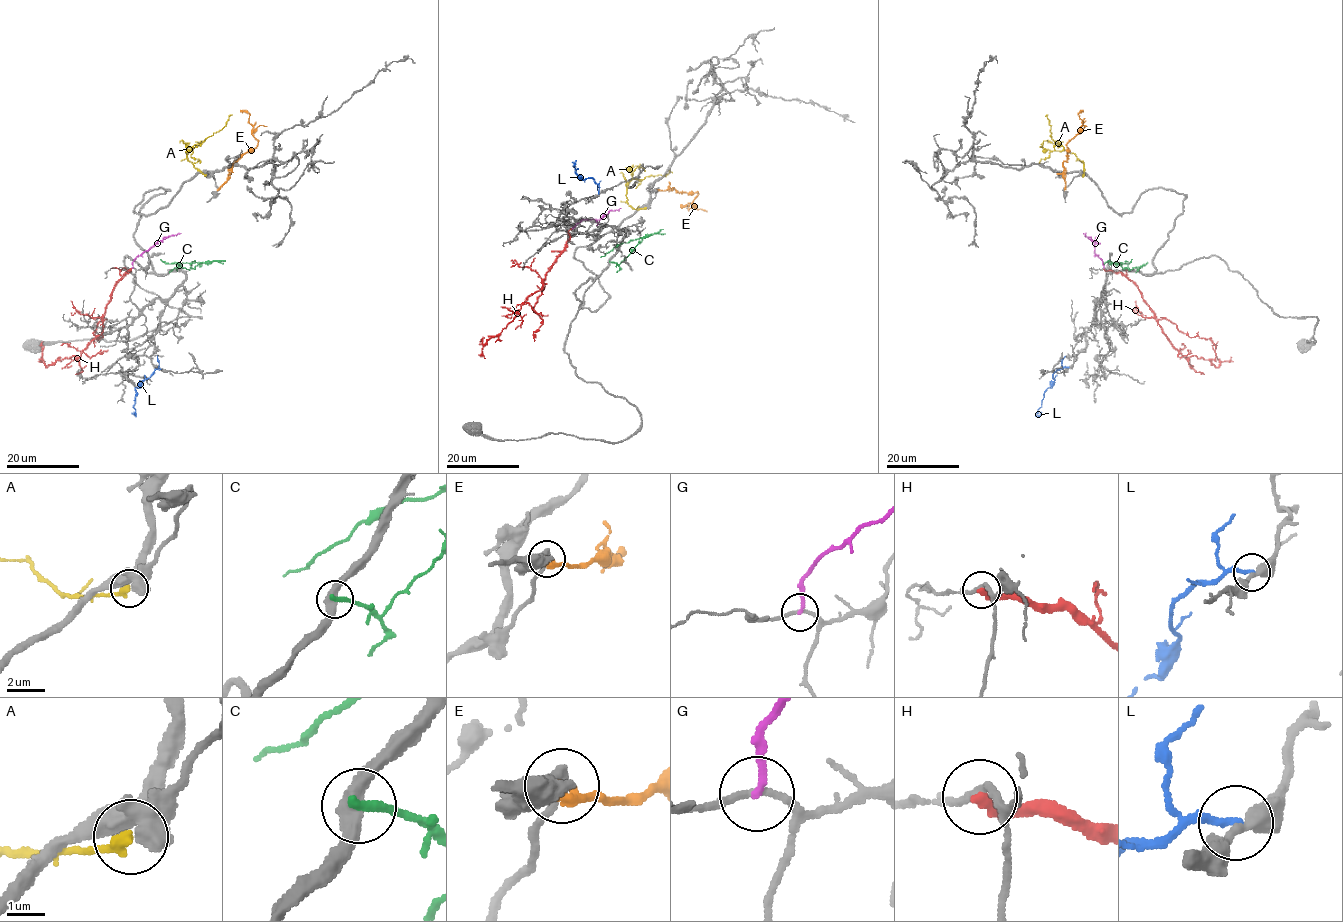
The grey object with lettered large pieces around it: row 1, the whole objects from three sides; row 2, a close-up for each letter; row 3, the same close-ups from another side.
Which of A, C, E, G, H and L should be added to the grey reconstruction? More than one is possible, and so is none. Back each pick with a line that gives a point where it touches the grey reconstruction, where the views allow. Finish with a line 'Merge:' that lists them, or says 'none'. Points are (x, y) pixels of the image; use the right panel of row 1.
Merge: none

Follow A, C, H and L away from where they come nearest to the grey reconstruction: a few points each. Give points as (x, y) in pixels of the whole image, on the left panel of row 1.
A: (206, 175), (188, 160), (187, 150), (219, 131), (232, 114)
C: (170, 271), (179, 267), (193, 269), (201, 263), (166, 264), (160, 259)
H: (131, 269), (115, 287), (106, 307), (102, 332), (79, 357), (72, 355), (47, 367), (41, 352), (42, 341)
L: (158, 367), (135, 388), (134, 412)

